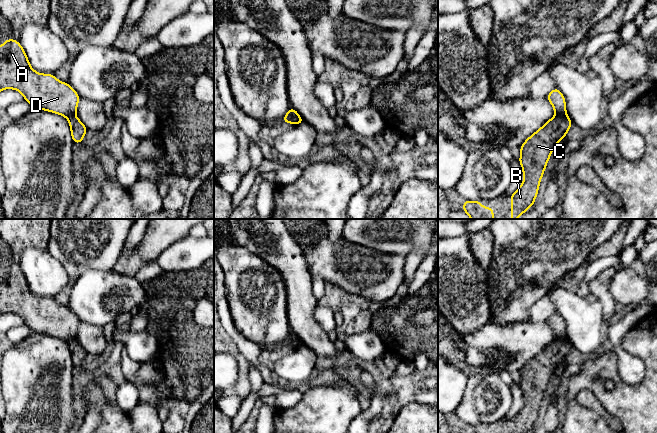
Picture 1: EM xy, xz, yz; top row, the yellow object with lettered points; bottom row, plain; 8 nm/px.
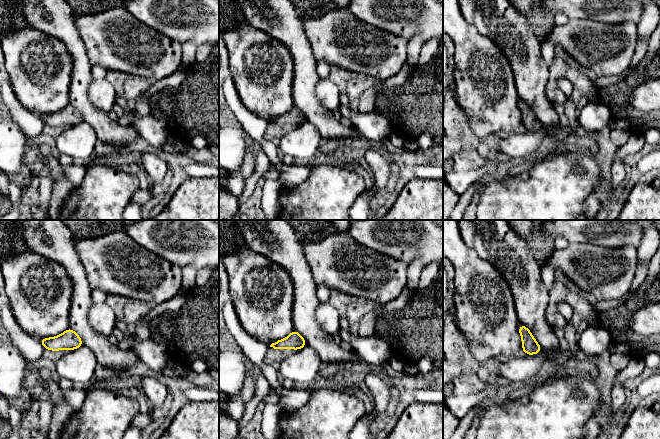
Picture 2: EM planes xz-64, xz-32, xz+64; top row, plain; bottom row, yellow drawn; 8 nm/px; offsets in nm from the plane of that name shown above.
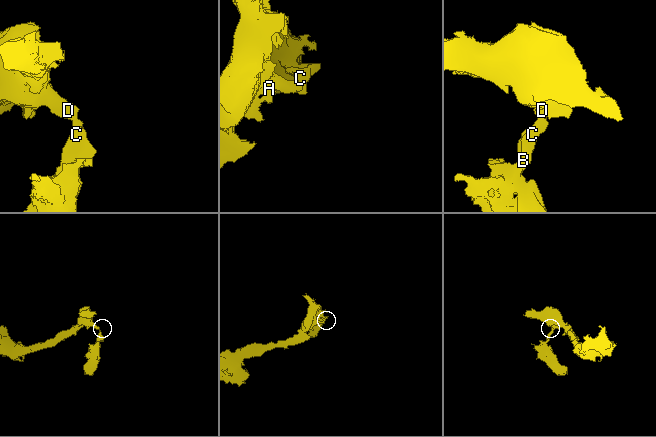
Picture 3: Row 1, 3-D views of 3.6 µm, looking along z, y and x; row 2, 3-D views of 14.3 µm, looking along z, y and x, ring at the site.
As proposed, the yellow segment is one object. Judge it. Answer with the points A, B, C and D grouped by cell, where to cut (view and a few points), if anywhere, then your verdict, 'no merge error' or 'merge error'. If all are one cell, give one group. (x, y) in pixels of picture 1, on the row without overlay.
groups A D / B C; cut yz (565, 338), (556, 340); merge error

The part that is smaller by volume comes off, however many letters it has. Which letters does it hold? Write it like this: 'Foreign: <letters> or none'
Foreign: B, C

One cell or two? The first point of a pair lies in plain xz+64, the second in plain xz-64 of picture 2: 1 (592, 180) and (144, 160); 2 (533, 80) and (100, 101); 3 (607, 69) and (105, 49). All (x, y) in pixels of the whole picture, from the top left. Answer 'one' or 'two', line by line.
1: two
2: two
3: one

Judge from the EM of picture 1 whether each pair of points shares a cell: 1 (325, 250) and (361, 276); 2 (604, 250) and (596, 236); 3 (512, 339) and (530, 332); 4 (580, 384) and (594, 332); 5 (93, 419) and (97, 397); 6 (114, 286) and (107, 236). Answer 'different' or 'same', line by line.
1: same
2: different
3: same
4: different
5: different
6: different

